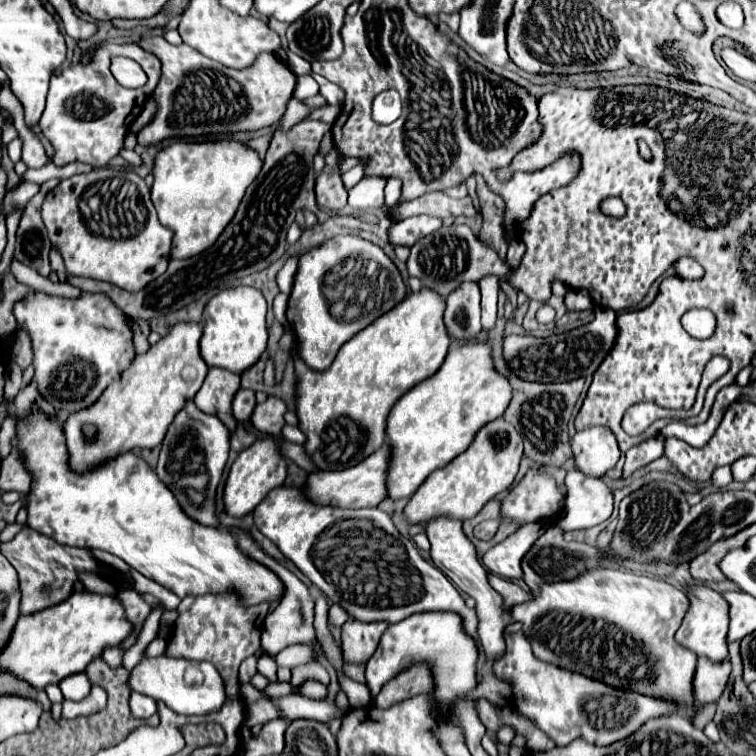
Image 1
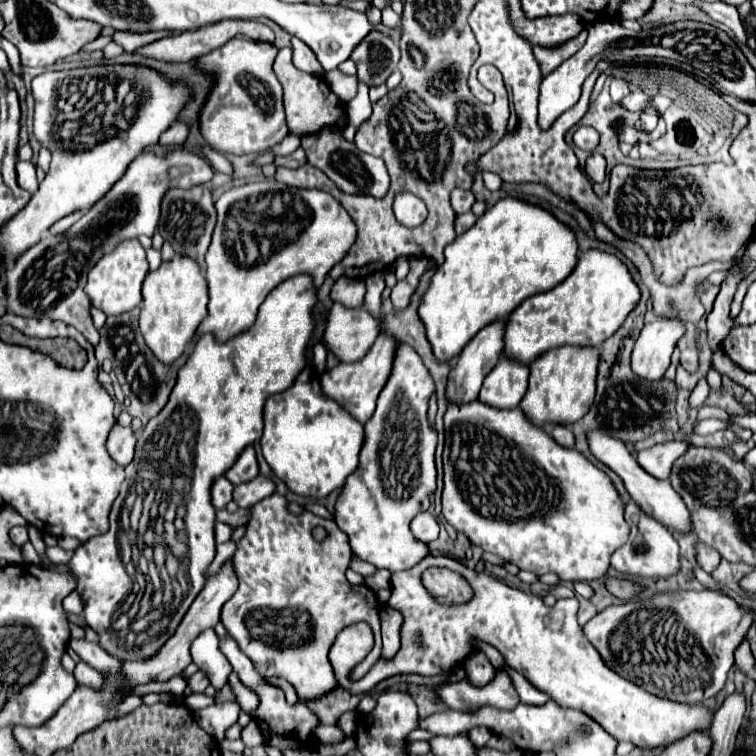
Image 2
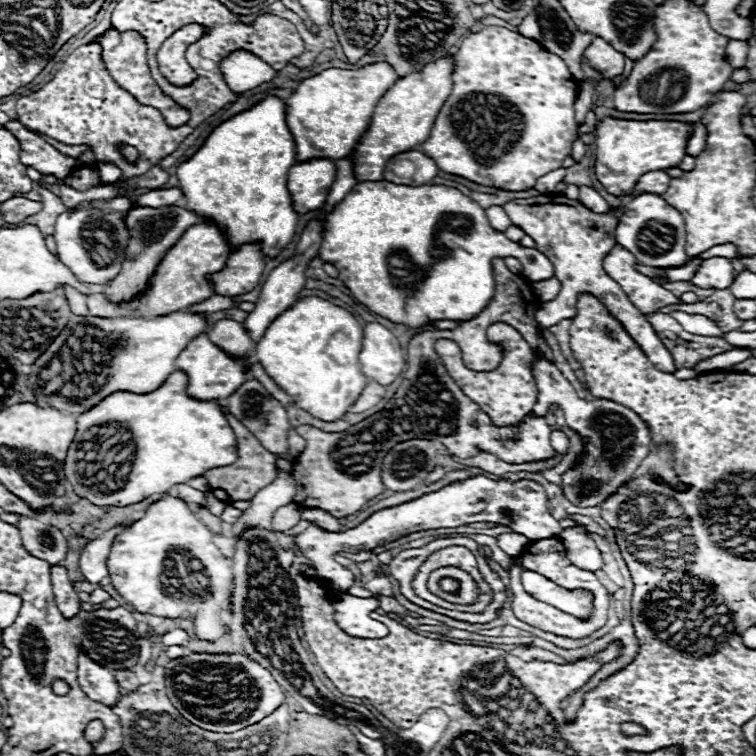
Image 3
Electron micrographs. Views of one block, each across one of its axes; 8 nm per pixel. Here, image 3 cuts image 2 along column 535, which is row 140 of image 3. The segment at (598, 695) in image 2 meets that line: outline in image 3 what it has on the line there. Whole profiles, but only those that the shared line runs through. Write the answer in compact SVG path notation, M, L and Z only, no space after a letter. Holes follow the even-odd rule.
M602 118L596 126L596 178L614 196L626 196L634 192L638 178L652 170L668 170L682 162L686 156L686 140L690 124L670 120L618 120Z

